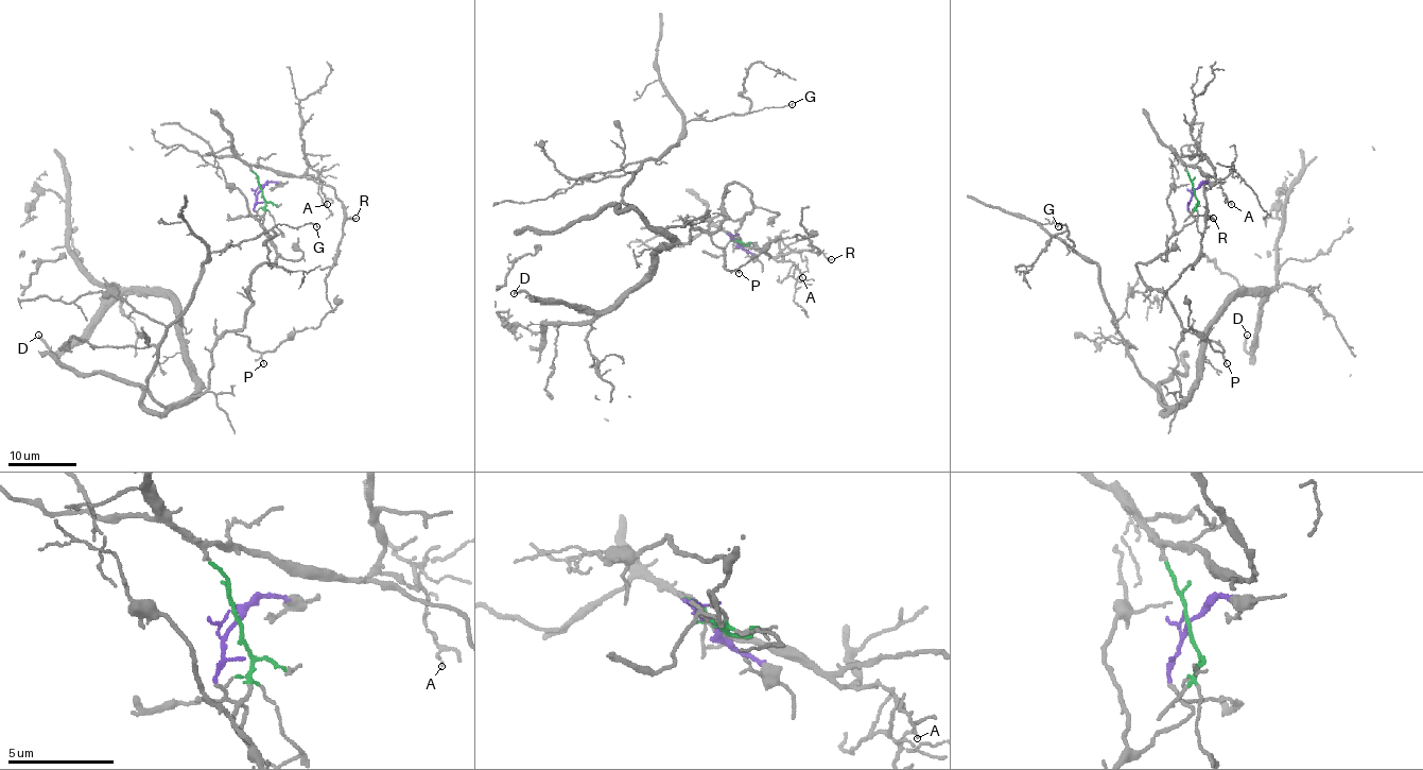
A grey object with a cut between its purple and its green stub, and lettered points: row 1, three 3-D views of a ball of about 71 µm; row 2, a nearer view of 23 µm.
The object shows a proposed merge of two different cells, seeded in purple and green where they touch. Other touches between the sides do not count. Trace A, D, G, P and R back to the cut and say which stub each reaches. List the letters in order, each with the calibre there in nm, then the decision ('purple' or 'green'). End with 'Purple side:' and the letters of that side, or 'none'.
A: 110 nm thick; green
D: 240 nm thick; purple
G: 120 nm thick; purple
P: 70 nm thick; purple
R: 150 nm thick; green
Purple side: D, G, P

